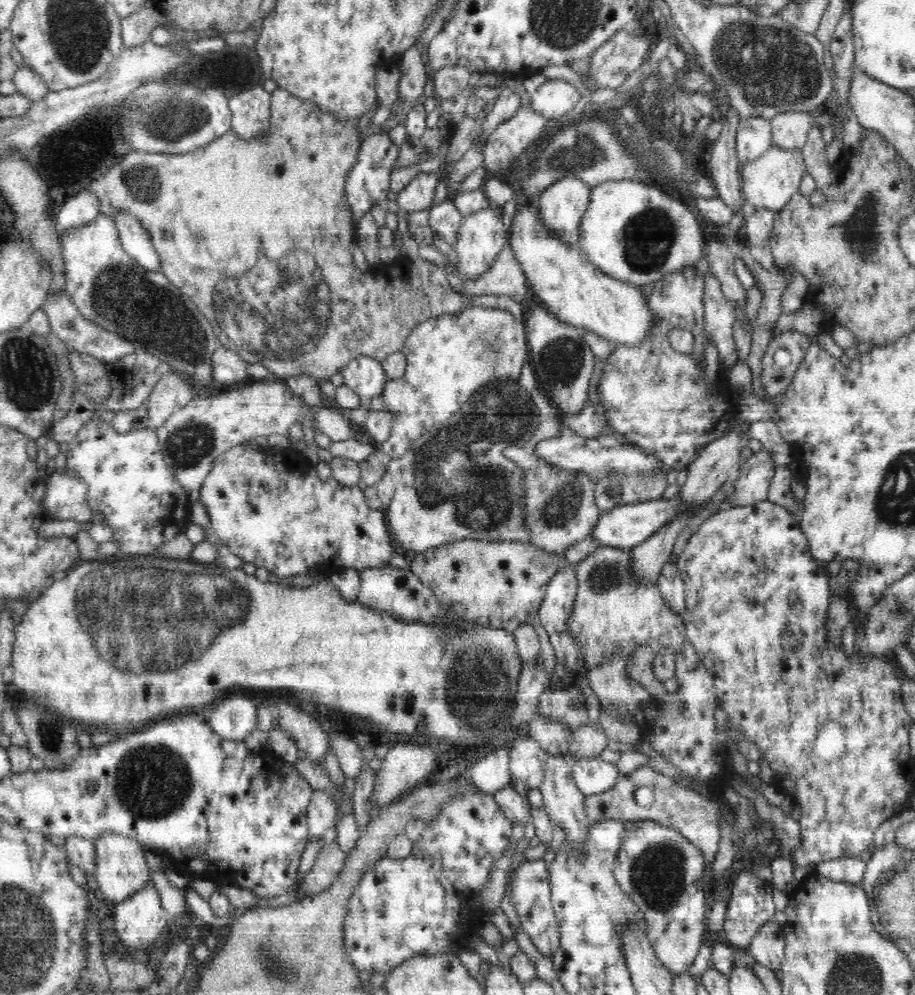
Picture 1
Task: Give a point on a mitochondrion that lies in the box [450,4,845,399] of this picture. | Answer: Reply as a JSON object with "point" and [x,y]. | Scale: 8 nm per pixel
{"point":[767,66]}

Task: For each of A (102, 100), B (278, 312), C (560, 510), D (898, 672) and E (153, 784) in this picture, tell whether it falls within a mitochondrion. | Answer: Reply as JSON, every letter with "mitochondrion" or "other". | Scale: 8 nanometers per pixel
{"A":"other","B":"mitochondrion","C":"mitochondrion","D":"other","E":"mitochondrion"}

